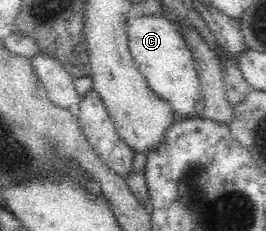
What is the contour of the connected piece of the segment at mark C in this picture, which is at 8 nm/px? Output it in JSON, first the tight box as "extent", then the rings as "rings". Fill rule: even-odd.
{"extent":[127,16,201,119],"rings":[[[166,16],[130,17],[127,31],[133,63],[151,91],[167,102],[180,119],[191,117],[197,101],[201,99],[199,75],[193,64],[193,54],[178,26]]]}

